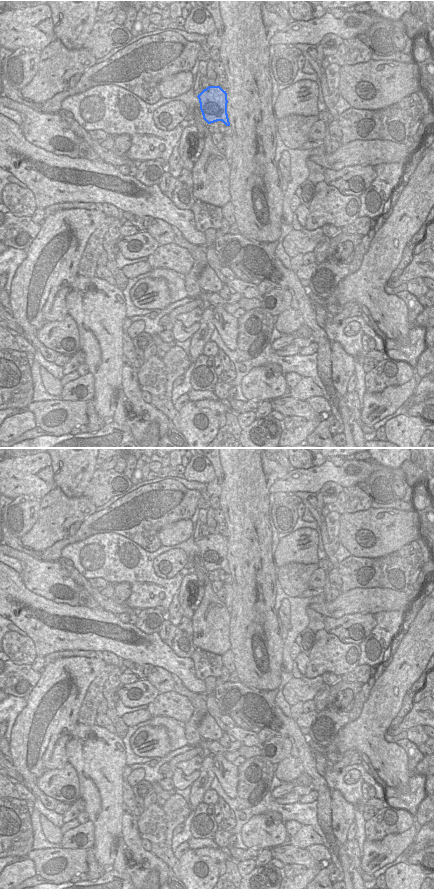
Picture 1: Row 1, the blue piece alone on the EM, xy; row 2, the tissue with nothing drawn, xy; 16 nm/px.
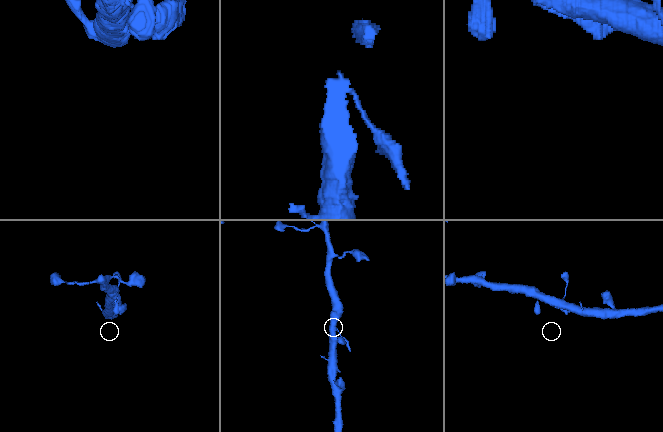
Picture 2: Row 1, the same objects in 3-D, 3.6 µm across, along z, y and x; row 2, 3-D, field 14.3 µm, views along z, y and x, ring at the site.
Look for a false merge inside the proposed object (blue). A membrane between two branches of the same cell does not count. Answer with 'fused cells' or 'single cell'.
single cell

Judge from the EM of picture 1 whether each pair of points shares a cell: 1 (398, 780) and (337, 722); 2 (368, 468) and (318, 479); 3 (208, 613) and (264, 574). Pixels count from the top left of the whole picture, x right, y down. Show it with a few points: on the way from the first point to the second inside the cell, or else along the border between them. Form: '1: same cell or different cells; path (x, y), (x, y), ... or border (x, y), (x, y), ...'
1: different cells; border (349, 721), (338, 731), (333, 739)
2: same cell; path (356, 474), (330, 474)
3: different cells; border (229, 611), (228, 635)

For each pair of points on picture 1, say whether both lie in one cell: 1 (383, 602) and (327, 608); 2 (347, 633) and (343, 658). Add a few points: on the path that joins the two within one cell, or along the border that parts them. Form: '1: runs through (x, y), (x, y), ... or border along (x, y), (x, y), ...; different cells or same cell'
1: runs through (369, 602), (348, 602), (341, 606); same cell
2: border along (325, 630), (344, 643), (358, 645); different cells

